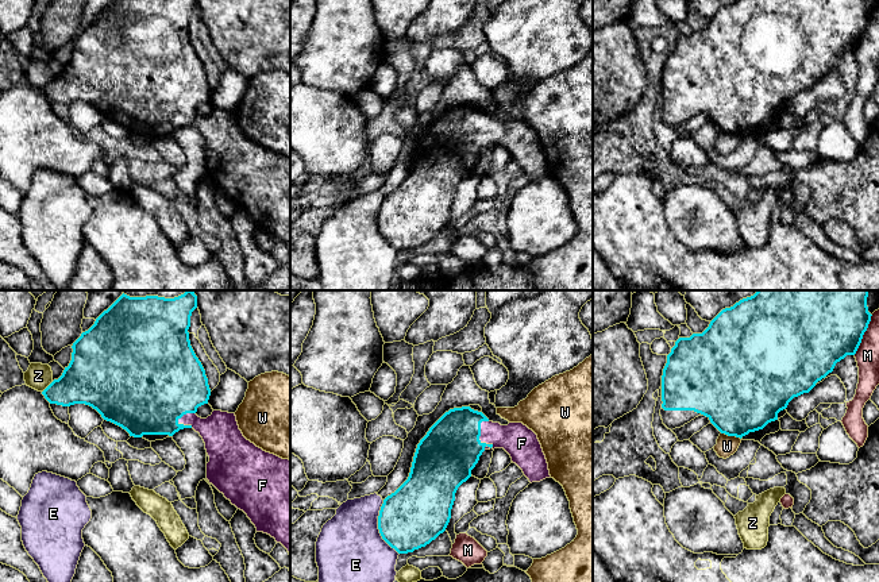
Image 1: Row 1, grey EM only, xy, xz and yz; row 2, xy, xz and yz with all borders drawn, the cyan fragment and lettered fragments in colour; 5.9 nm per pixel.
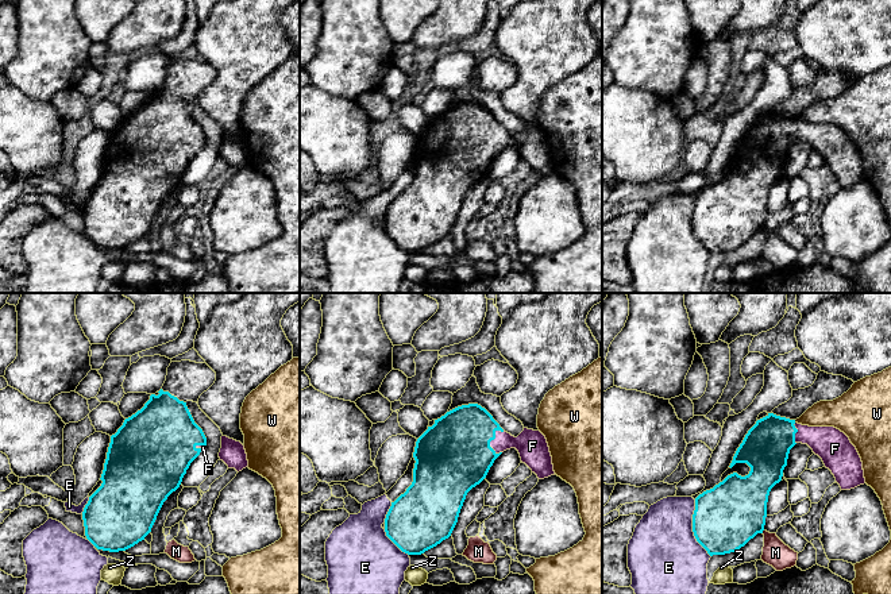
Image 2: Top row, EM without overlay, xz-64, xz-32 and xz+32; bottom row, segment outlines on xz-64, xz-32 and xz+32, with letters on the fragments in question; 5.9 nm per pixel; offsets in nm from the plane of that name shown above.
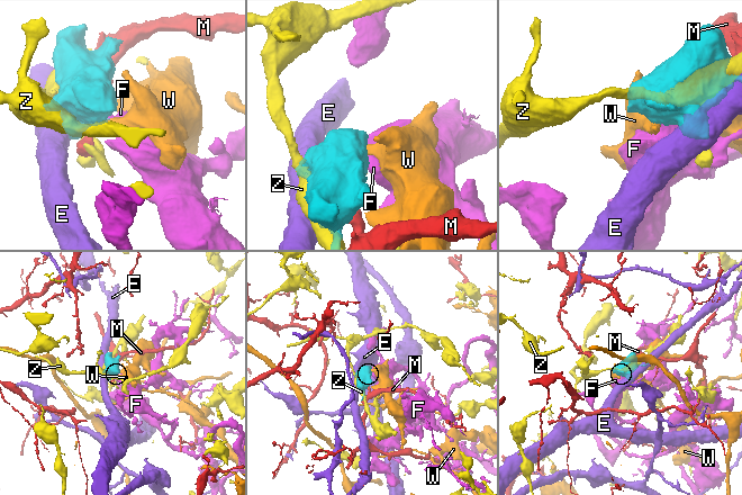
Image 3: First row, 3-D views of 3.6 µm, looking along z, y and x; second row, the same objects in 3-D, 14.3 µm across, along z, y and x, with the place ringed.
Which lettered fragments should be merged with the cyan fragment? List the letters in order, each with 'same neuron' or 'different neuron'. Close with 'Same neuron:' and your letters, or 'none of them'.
E: different neuron
F: same neuron
M: different neuron
W: different neuron
Z: different neuron
Same neuron: F

